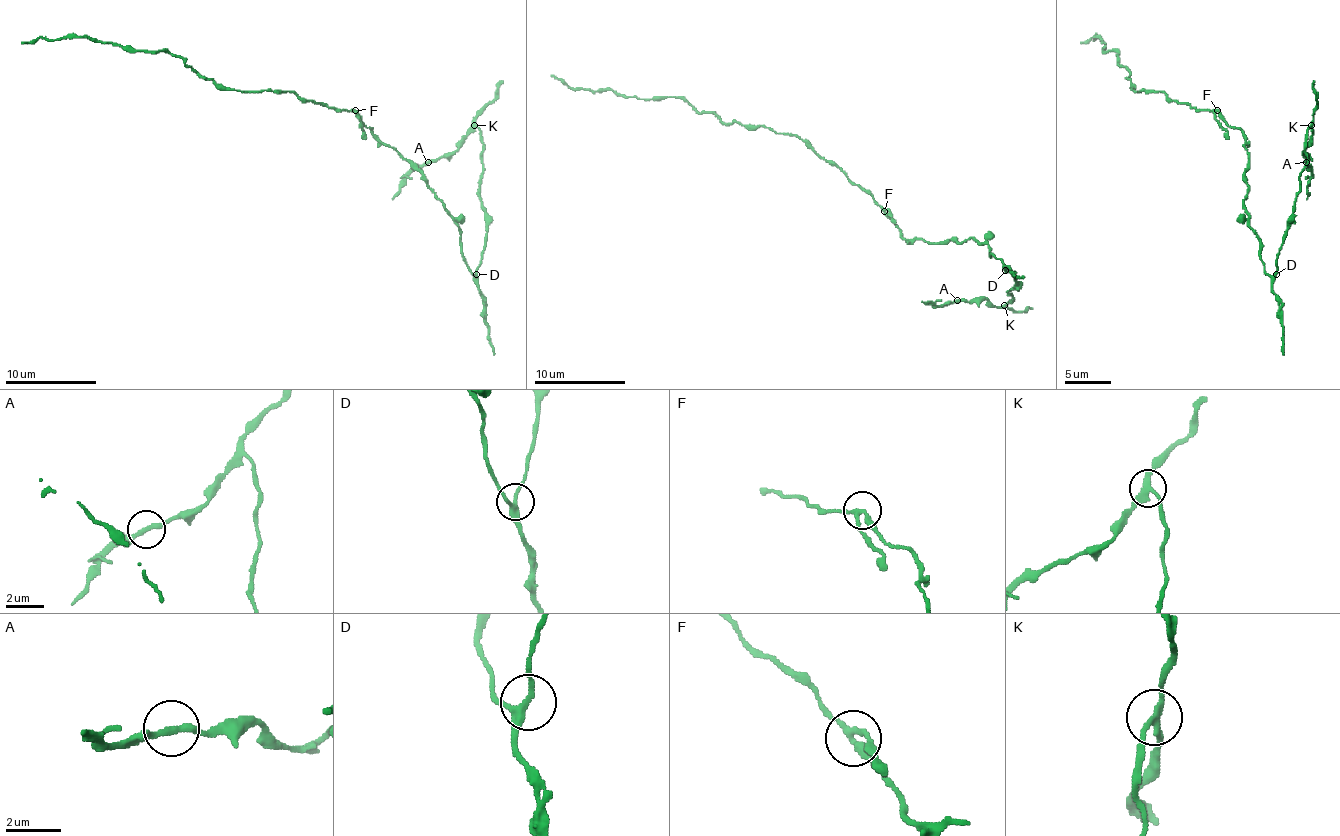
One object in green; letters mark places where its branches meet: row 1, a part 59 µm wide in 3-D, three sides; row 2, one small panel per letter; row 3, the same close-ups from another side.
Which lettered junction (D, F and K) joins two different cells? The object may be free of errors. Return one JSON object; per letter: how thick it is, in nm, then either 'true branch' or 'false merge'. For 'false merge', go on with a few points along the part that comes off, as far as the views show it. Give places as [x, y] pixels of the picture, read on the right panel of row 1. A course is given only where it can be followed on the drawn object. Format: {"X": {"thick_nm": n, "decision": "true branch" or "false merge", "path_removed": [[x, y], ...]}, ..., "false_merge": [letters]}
{"D": {"thick_nm": 240, "decision": "true branch"}, "F": {"thick_nm": 200, "decision": "true branch"}, "K": {"thick_nm": 200, "decision": "false merge", "path_removed": [[1310, 126], [1312, 142], [1306, 151], [1310, 171], [1306, 199]]}, "false_merge": ["K"]}

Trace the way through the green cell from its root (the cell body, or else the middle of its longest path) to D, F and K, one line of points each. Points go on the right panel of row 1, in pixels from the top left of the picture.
D: (1244, 144), (1249, 153), (1244, 212), (1260, 242), (1265, 272), (1269, 276), (1276, 274)
F: (1244, 144), (1244, 135), (1233, 128), (1217, 110)
K: (1244, 144), (1244, 212), (1271, 276), (1308, 162), (1310, 126)

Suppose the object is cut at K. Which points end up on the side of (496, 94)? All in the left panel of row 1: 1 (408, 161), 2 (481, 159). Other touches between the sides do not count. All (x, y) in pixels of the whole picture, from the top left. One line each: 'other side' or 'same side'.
1: other side
2: other side

